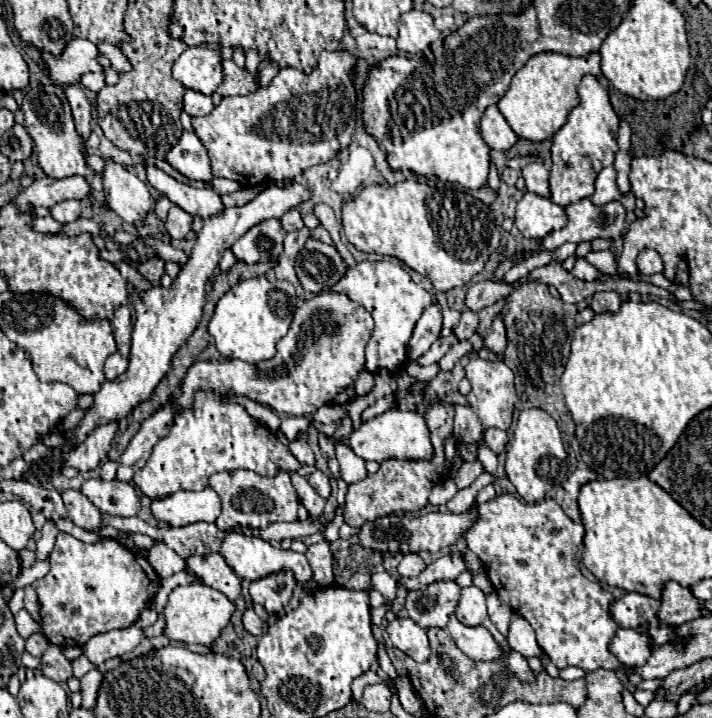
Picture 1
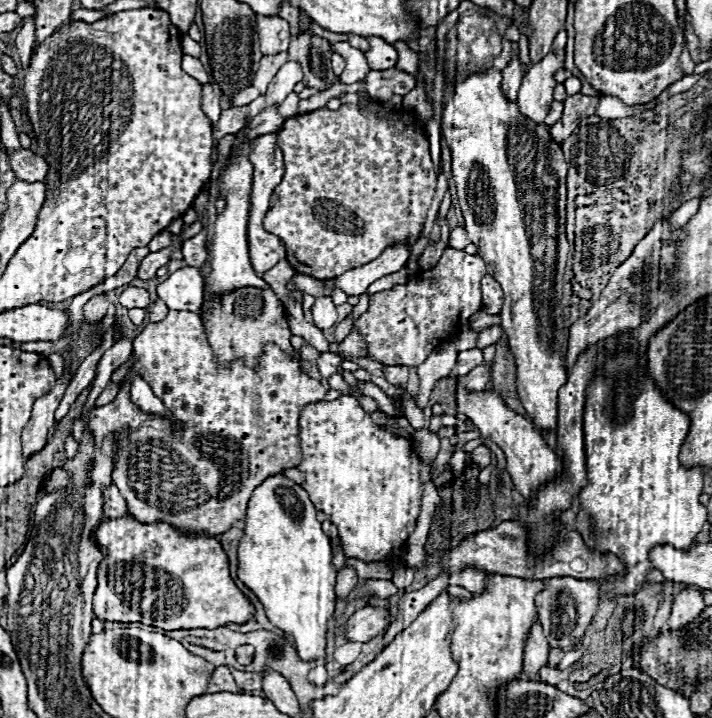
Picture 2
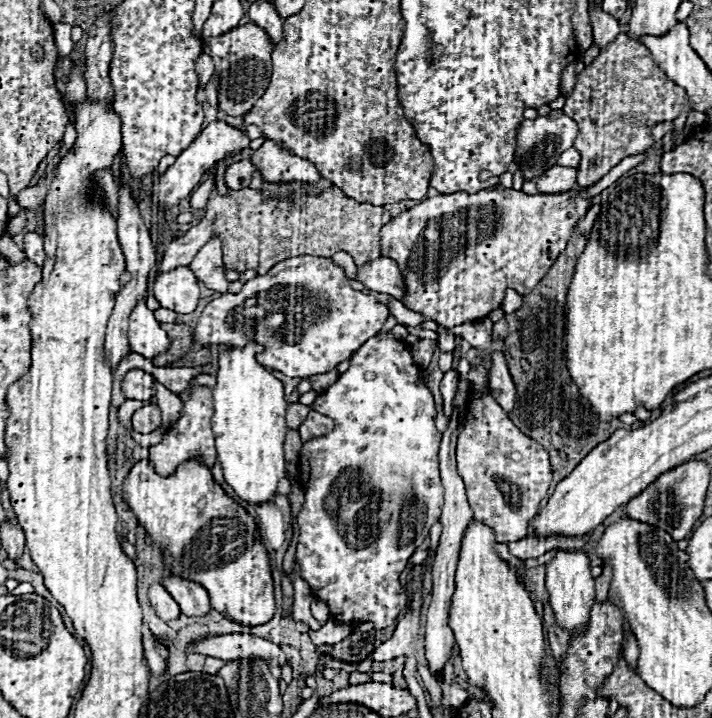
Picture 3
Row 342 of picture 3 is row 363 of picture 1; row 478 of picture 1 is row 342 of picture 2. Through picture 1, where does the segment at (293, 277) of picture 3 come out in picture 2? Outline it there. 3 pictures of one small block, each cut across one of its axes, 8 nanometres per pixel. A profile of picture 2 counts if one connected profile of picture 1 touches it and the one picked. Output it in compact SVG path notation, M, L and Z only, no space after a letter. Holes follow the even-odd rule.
M128 338L116 342L112 348L108 348L104 352L100 362L96 364L96 378L92 380L92 386L90 386L90 394L88 394L88 400L86 400L86 410L90 410L94 406L98 394L110 384L112 372L118 370L124 362L128 362L130 354L132 354L132 340L128 340Z

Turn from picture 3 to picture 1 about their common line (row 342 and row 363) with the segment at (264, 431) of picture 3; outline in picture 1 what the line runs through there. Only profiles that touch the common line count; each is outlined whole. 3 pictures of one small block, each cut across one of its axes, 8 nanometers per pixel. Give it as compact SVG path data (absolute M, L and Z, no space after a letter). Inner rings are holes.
M260 276L256 278L256 284L240 282L228 290L216 304L208 332L214 338L216 350L224 358L238 358L248 364L258 364L276 354L276 342L282 336L286 336L296 306L298 298L294 296L294 286L290 282L270 282L264 276Z

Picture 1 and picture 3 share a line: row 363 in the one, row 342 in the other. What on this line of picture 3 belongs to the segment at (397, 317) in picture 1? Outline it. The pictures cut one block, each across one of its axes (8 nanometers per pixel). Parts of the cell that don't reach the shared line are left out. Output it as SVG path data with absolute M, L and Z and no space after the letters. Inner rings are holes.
M380 332L380 334L372 336L370 340L366 340L354 352L348 370L344 374L340 374L340 378L332 386L328 386L324 392L318 394L318 398L312 404L312 410L332 418L334 430L324 438L316 438L312 442L306 442L302 446L300 460L298 460L300 462L300 484L306 494L306 502L298 514L300 542L296 548L296 560L300 562L300 576L310 584L310 588L314 590L314 596L328 604L334 620L348 622L348 624L352 624L352 620L354 622L374 622L374 628L382 630L382 628L394 624L400 610L406 608L408 596L406 596L404 588L400 586L400 572L406 568L406 562L416 552L416 548L428 538L430 526L440 520L440 512L442 512L442 504L444 504L444 492L442 492L440 472L438 472L438 446L440 446L442 434L436 430L436 424L434 424L434 418L436 418L434 396L432 396L430 388L426 386L424 370L412 360L410 348L402 340L394 338L392 332L388 332L388 334Z

